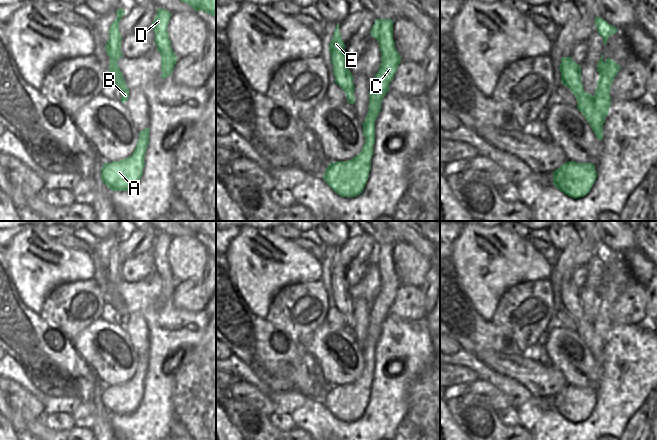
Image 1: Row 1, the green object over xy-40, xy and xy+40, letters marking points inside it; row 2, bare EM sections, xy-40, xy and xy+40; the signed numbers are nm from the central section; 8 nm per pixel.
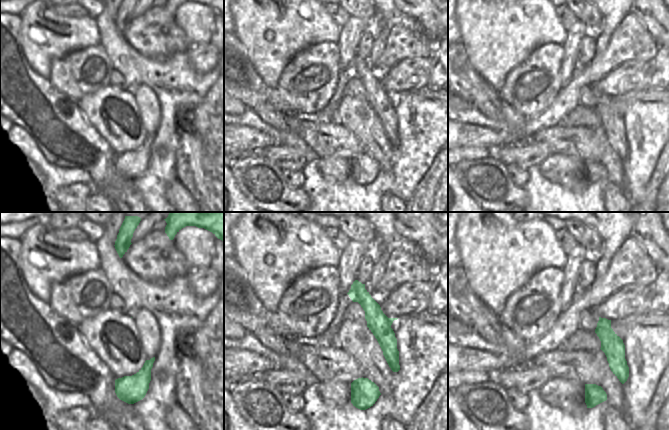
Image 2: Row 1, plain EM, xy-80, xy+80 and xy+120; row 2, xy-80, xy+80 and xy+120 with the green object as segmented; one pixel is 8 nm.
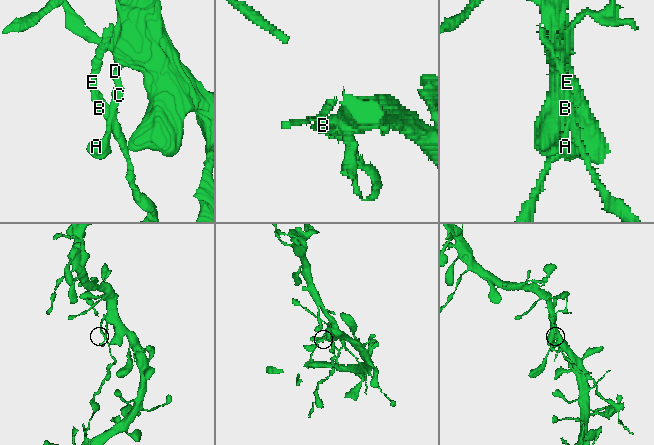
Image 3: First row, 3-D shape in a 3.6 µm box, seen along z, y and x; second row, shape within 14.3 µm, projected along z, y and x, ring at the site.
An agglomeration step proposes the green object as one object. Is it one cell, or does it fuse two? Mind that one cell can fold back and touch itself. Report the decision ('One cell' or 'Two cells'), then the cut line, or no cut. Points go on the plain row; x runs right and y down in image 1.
Two cells. Split along xy+40 (594, 319), (595, 333), (605, 340).

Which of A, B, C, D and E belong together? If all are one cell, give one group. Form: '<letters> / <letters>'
A C D / B E

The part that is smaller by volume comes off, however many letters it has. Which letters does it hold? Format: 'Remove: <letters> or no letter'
Remove: B, E.

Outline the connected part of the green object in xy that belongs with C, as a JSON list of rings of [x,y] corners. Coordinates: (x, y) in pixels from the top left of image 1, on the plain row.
[[[377,243],[370,258],[379,266],[381,288],[371,308],[369,334],[362,348],[365,368],[356,381],[330,387],[323,399],[327,409],[342,421],[360,419],[367,408],[375,368],[375,345],[381,334],[381,326],[389,315],[389,308],[401,286],[393,264],[392,244]]]

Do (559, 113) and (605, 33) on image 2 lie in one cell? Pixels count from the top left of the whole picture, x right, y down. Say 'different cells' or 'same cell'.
different cells

